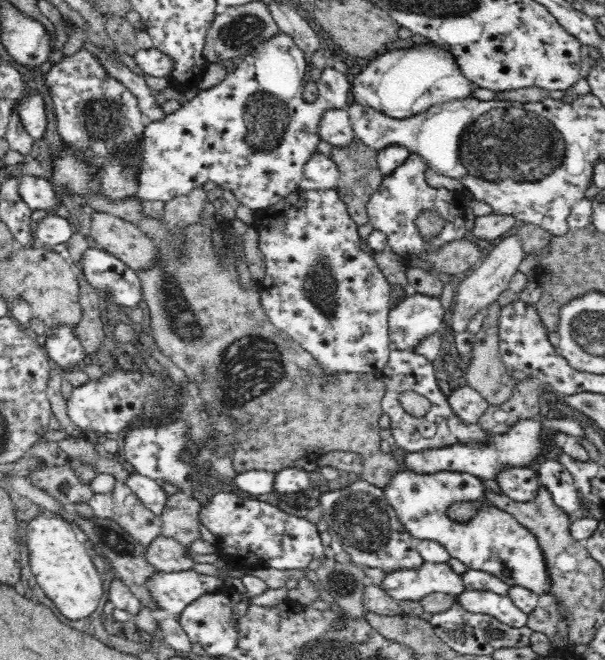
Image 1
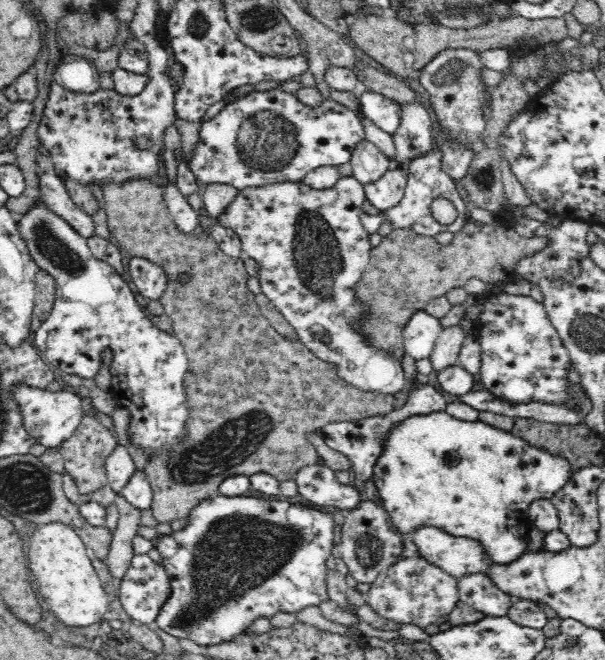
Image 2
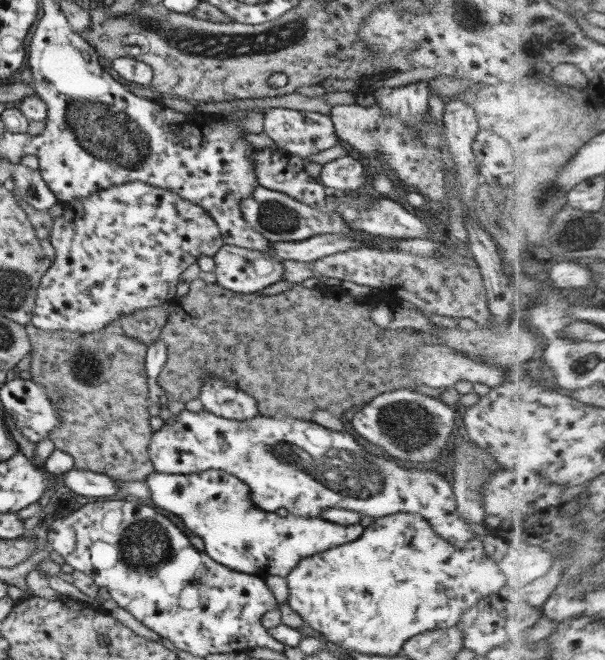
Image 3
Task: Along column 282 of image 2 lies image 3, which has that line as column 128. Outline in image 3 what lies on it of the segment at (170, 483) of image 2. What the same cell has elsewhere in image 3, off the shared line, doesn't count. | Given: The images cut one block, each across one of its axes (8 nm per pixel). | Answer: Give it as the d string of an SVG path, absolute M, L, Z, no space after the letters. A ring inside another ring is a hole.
M107 324L97 332L40 331L24 325L31 344L28 371L40 382L47 378L55 386L44 386L59 424L48 435L54 448L71 456L73 469L83 469L119 481L138 480L152 471L147 445L151 438L147 411L144 358L146 346L124 334L118 324ZM45 341L49 348L45 348ZM45 350L53 350L53 362L47 366Z

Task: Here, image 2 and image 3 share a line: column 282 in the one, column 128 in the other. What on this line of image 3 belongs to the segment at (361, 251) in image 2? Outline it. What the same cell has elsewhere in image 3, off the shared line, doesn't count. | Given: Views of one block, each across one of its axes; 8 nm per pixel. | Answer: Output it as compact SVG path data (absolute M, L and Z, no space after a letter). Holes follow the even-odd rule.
M133 181L110 186L105 190L97 190L97 192L92 193L87 196L87 199L73 201L69 204L67 202L60 203L62 214L59 217L52 218L52 228L49 231L48 240L49 244L53 247L55 257L49 268L41 276L37 285L35 304L33 305L29 322L29 324L40 331L97 332L107 324L116 324L118 318L124 316L124 314L132 314L137 310L142 310L142 308L159 306L162 303L165 304L175 294L175 285L179 280L179 274L190 264L195 263L199 255L212 257L222 244L219 229L205 210L197 206L197 204L193 204L193 202L179 198L173 191L151 186L144 182Z

